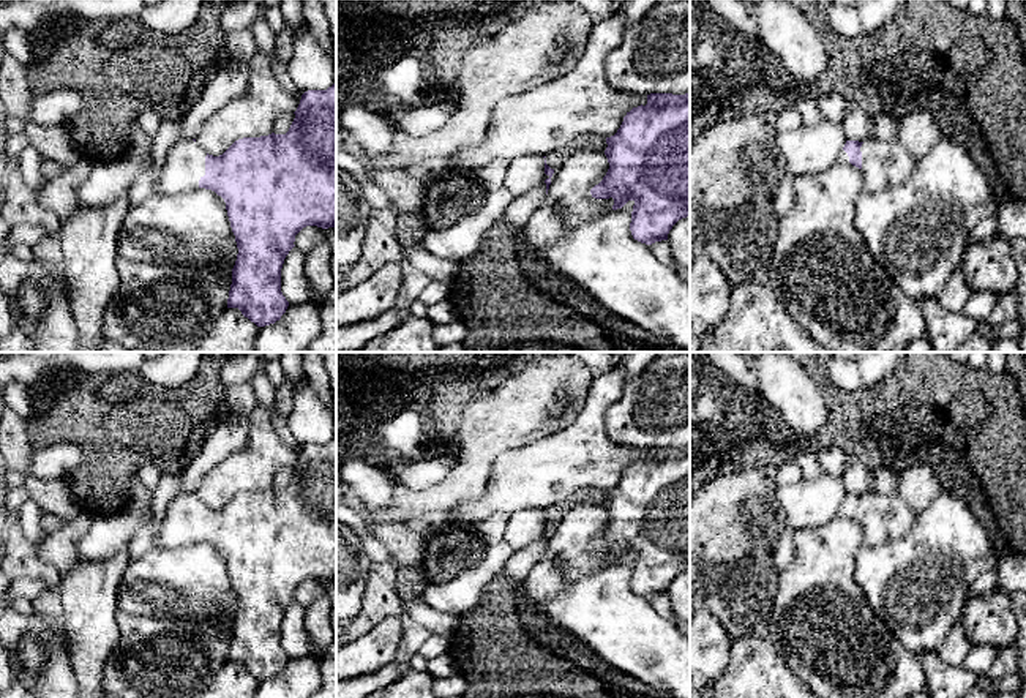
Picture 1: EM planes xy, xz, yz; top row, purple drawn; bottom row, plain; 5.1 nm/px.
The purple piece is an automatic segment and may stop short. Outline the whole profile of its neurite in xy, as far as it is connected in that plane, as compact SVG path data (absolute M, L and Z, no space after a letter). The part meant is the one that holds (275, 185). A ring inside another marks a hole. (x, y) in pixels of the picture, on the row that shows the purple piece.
M336 84L327 90L305 92L294 114L295 118L286 134L243 137L219 156L208 155L194 141L178 141L167 152L156 183L156 194L178 194L205 188L224 199L238 248L227 308L238 308L257 327L275 324L289 306L281 292L281 268L286 256L295 246L295 235L306 226L336 227Z

